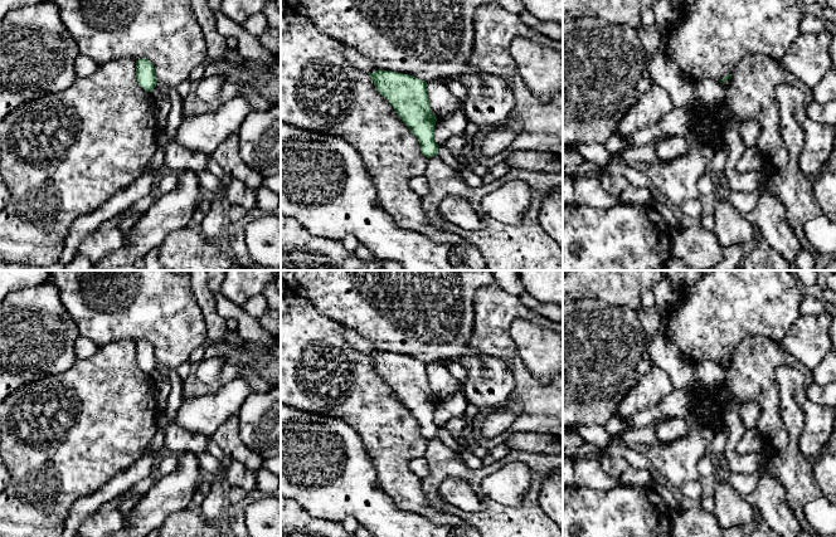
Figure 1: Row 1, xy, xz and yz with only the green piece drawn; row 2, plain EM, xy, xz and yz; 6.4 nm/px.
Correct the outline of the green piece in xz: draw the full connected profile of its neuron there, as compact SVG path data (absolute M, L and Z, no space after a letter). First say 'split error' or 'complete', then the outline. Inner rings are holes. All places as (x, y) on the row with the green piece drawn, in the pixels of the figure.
complete | M380 69L369 75L378 92L389 101L400 119L418 138L422 153L428 158L437 156L439 147L434 142L437 118L429 107L427 82L408 74Z

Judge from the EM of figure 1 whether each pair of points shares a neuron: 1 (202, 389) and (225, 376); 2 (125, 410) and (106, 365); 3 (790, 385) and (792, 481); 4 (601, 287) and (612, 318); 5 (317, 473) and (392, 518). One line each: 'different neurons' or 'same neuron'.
1: same neuron
2: same neuron
3: same neuron
4: different neurons
5: same neuron

